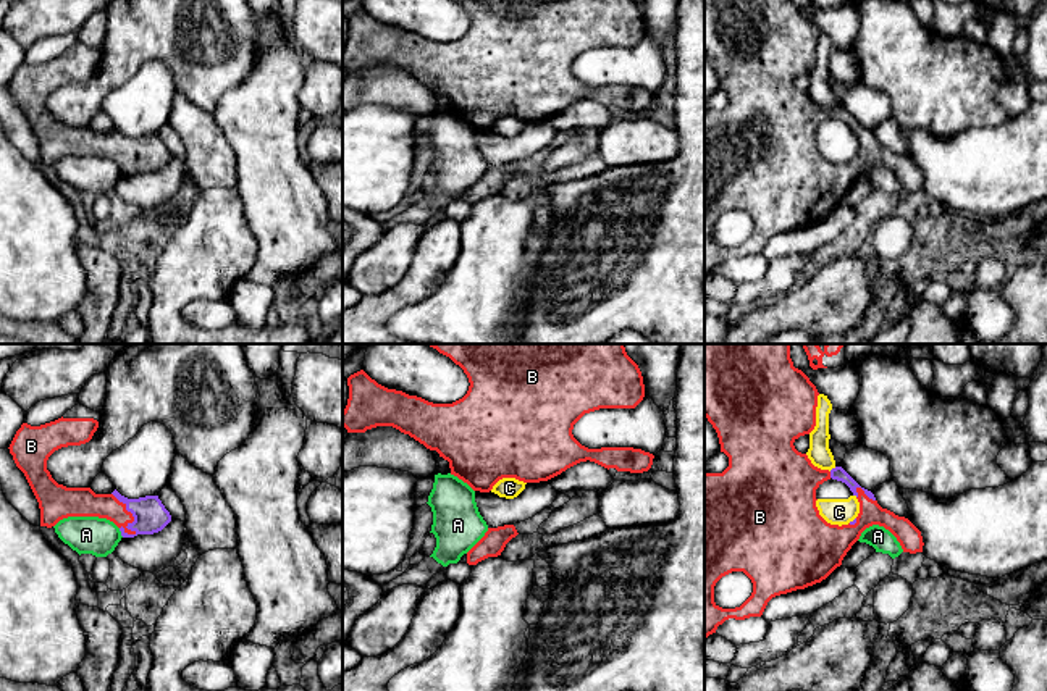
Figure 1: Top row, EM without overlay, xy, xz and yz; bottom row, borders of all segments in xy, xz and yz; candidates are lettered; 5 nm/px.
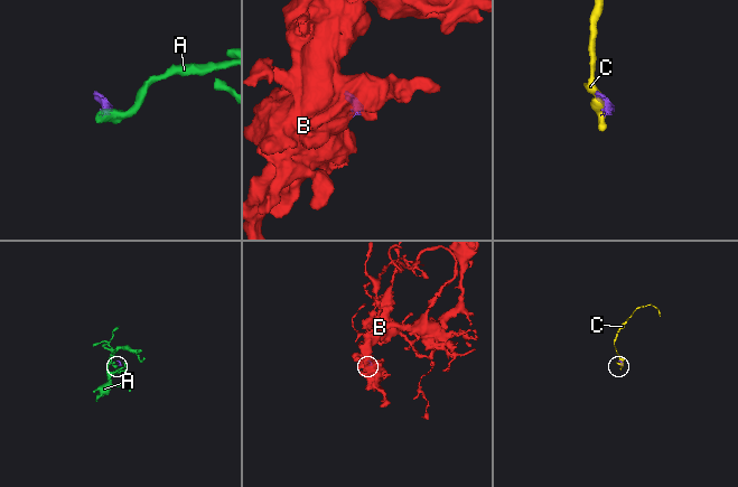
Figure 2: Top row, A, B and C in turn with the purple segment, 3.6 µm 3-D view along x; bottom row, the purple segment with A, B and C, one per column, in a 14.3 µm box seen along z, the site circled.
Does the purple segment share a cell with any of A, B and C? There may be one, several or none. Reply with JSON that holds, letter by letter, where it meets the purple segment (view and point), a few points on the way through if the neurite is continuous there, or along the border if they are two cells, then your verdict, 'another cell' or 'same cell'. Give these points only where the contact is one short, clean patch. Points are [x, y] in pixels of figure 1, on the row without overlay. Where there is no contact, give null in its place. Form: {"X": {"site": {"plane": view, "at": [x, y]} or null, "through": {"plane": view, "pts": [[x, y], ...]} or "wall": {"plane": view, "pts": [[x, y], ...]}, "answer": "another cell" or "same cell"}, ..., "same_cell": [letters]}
{"A": {"site": {"plane": "xy", "at": [121, 171]}, "wall": {"plane": "xy", "pts": [[118, 167], [123, 175]]}, "answer": "another cell"}, "B": {"site": {"plane": "xy", "at": [131, 150]}, "answer": "same cell"}, "C": {"site": {"plane": "yz", "at": [832, 107]}, "wall": {"plane": "yz", "pts": [[836, 105], [829, 108]]}, "answer": "another cell"}, "same_cell": ["B"]}

